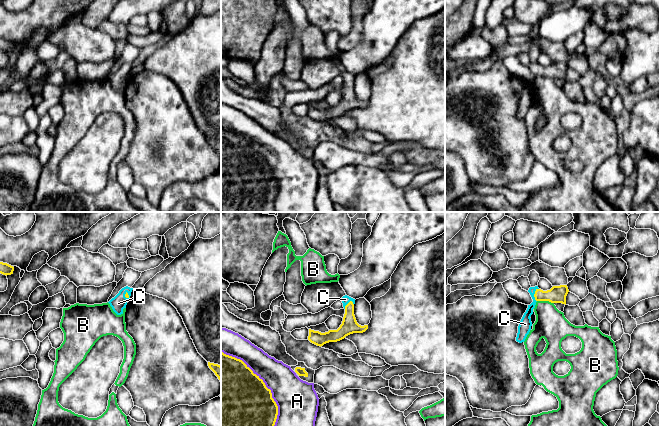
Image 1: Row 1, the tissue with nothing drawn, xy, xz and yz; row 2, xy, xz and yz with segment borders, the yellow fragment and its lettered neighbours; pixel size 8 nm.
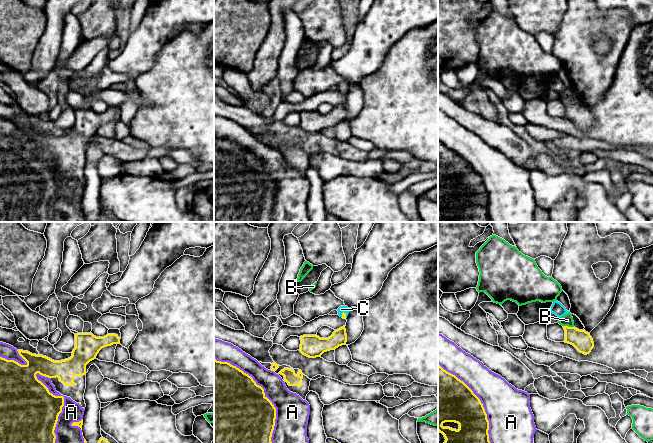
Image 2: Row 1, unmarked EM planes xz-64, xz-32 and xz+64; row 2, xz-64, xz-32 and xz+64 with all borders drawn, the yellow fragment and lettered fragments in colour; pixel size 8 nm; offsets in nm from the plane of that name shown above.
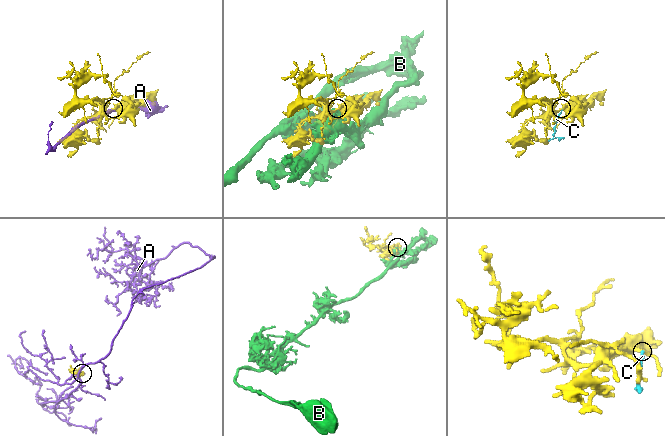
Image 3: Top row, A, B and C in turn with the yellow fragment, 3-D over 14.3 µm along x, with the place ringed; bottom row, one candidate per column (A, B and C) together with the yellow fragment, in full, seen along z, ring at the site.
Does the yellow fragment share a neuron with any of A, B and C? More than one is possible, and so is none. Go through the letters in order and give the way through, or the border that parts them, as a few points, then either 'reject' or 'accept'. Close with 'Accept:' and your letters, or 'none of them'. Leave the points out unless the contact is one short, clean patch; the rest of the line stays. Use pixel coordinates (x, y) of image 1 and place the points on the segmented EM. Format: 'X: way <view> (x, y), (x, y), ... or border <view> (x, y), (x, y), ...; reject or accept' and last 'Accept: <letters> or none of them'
A: reject
B: reject
C: way yz (557, 294), (534, 295), (525, 324); accept
Accept: C

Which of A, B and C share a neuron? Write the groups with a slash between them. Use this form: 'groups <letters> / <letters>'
groups A / B / C

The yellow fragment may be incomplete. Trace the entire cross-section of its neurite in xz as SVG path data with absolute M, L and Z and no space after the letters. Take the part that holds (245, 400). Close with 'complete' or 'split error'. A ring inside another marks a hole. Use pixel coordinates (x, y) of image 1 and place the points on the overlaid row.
M221 352L221 426L274 426L278 406L262 379L240 359Z; complete

